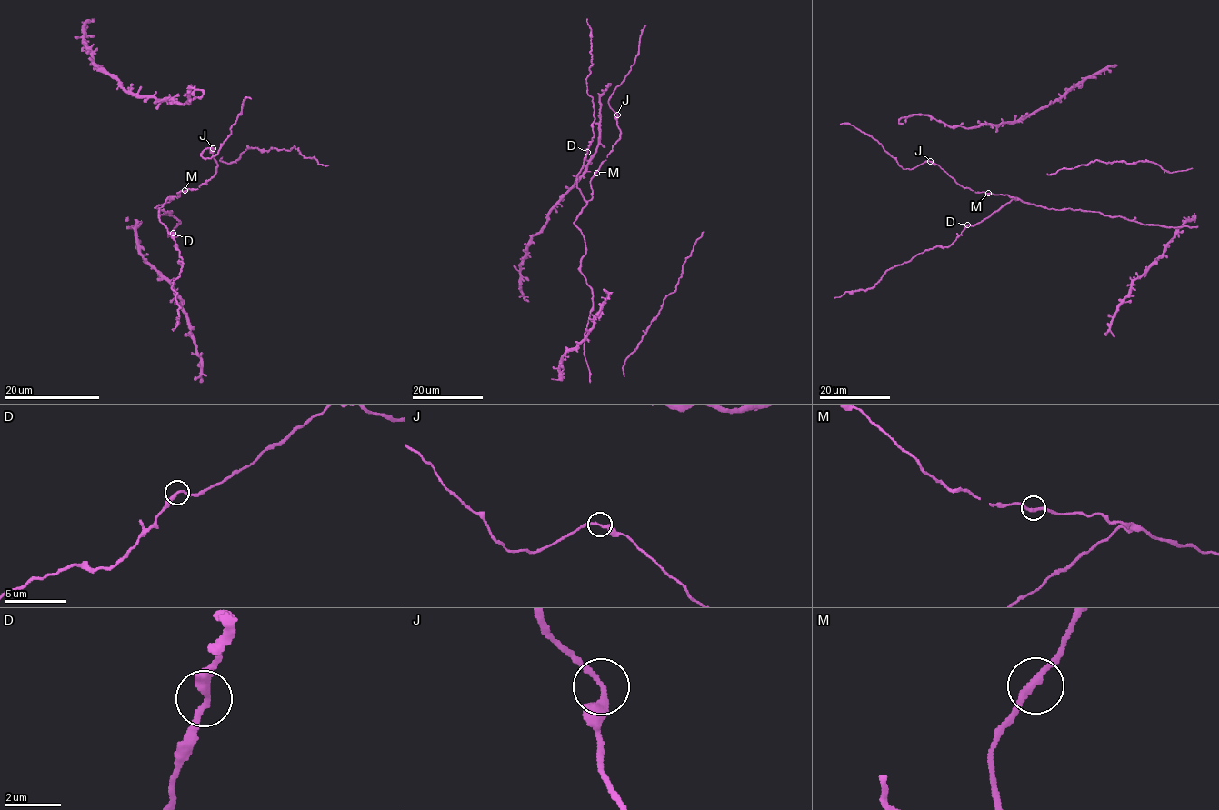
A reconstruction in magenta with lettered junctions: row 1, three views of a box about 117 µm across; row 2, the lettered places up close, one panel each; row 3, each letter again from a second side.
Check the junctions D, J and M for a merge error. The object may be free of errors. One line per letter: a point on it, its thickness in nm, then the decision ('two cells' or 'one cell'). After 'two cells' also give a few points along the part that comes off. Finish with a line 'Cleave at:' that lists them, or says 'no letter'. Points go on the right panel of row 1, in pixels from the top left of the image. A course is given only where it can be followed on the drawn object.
D: (967, 224) | 240 nm | one cell
J: (930, 161) | 240 nm | one cell
M: (988, 193) | 240 nm | one cell
Cleave at: no letter

